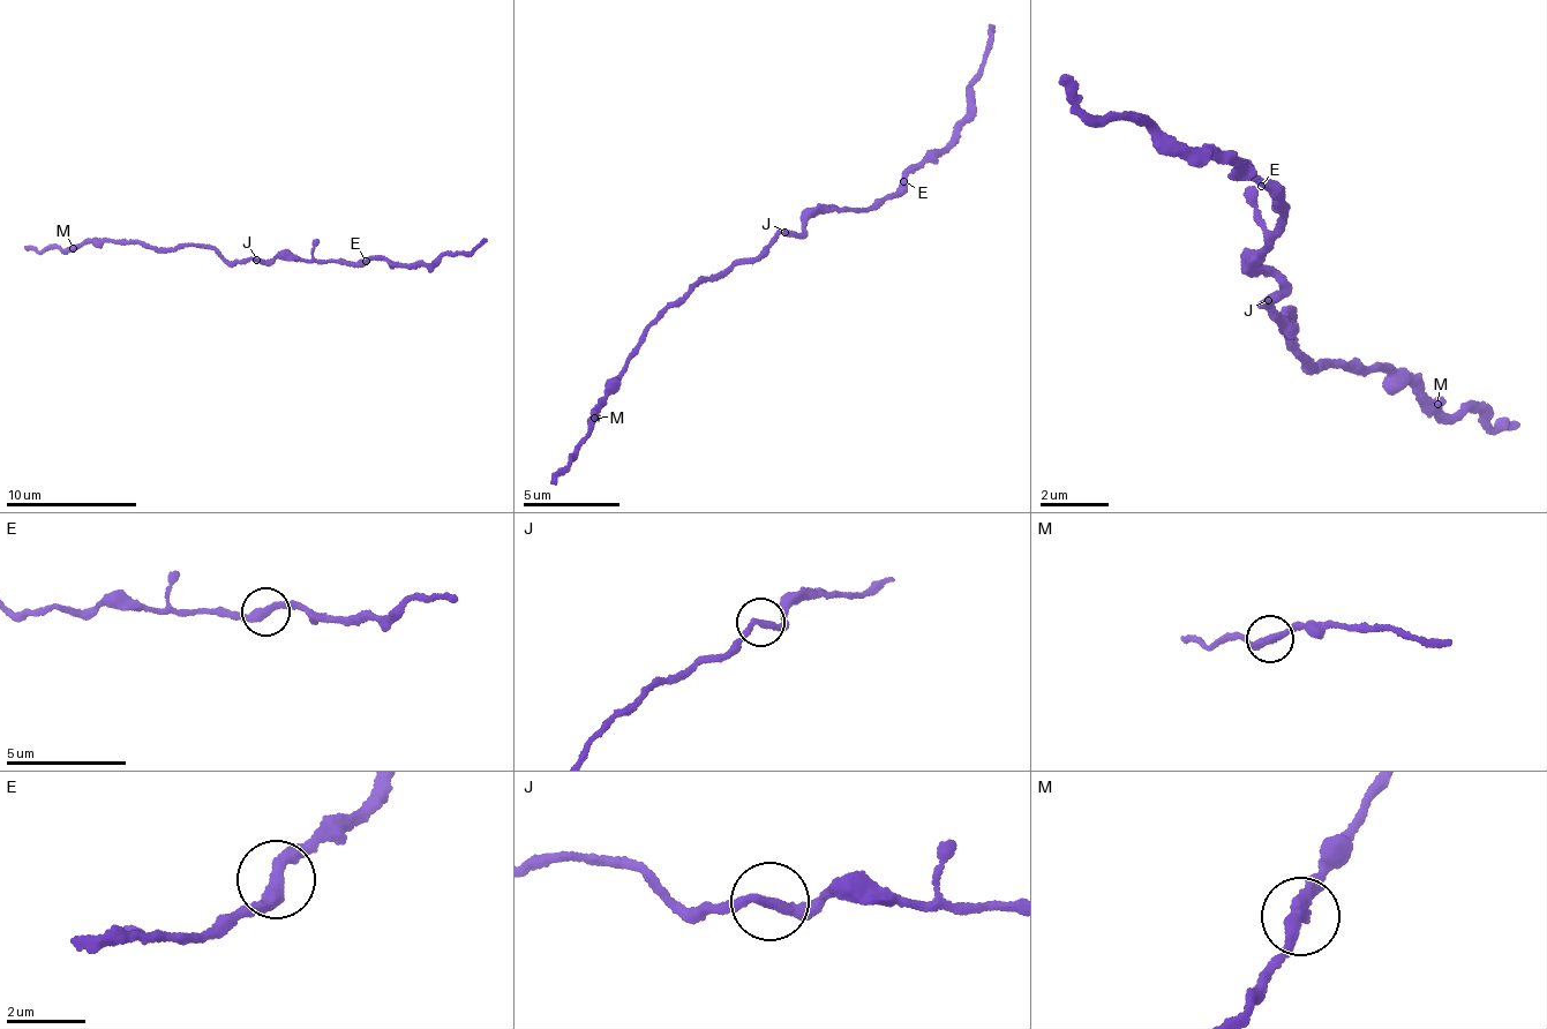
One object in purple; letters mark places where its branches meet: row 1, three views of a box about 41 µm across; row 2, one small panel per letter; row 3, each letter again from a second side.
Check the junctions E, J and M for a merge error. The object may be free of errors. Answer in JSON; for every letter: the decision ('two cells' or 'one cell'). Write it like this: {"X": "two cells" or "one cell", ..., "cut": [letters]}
{"E": "one cell", "J": "one cell", "M": "one cell", "cut": []}

